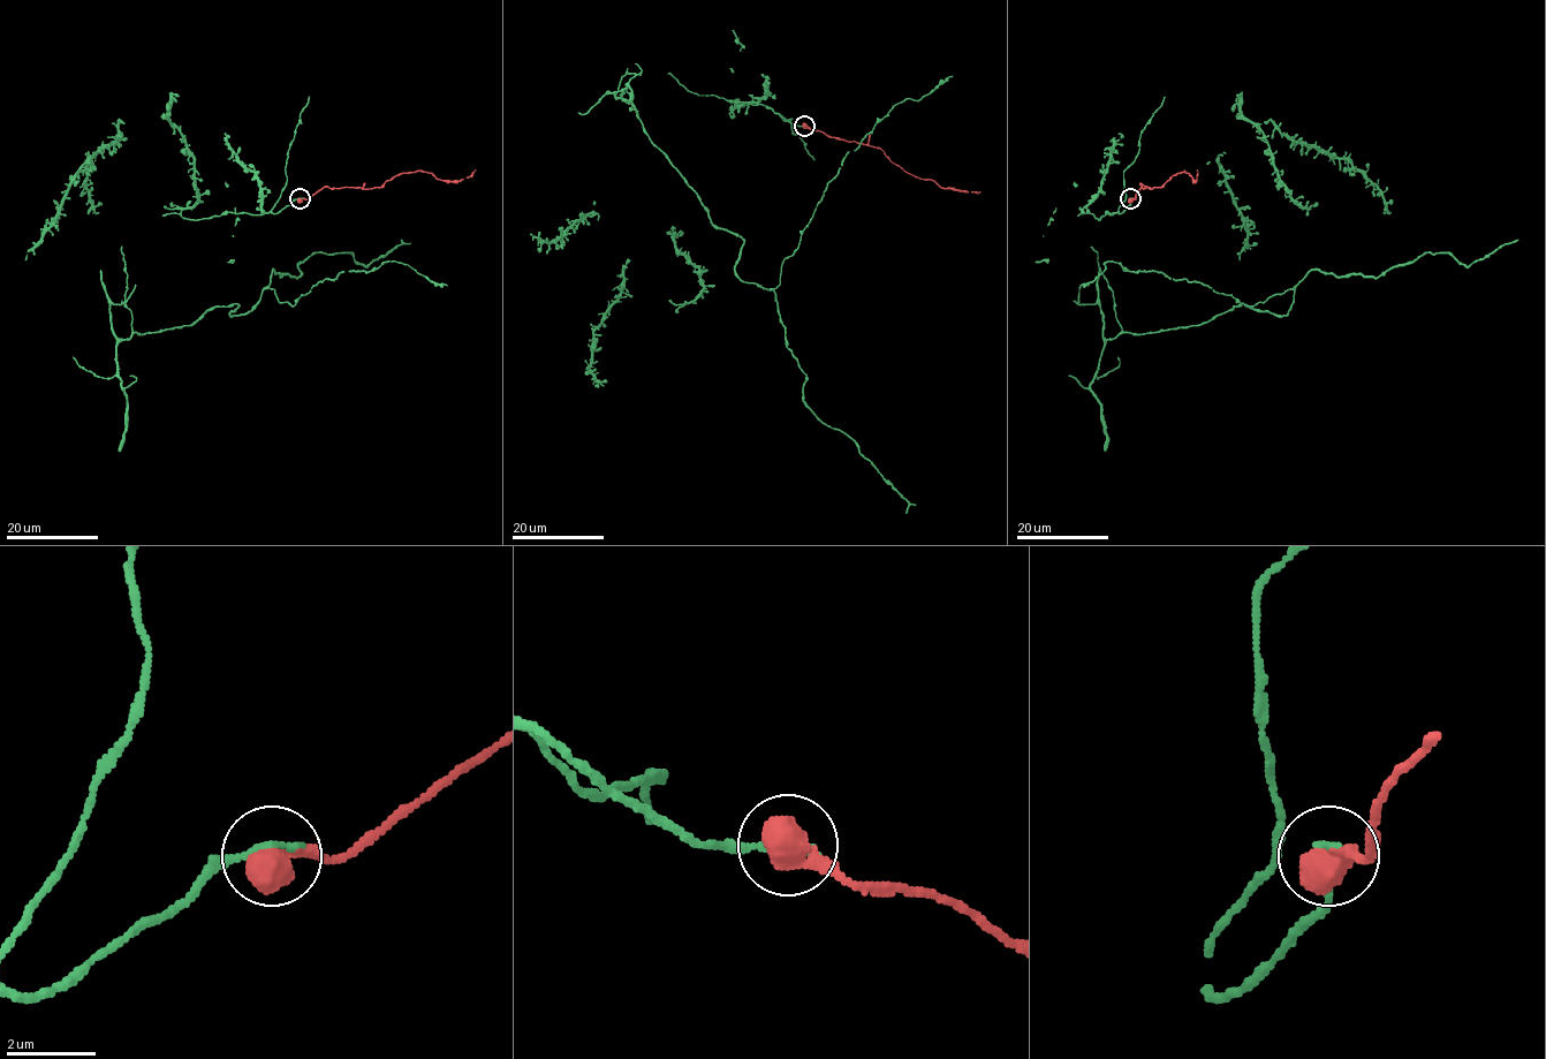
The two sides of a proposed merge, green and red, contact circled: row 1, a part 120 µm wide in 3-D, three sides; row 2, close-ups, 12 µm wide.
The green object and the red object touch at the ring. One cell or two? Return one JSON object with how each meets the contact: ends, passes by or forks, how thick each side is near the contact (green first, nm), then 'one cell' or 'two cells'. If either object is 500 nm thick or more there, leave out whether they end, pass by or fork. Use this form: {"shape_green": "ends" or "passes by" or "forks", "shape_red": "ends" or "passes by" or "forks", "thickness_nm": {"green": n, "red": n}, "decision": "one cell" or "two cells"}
{"thickness_nm": {"green": 240, "red": 750}, "decision": "one cell"}

